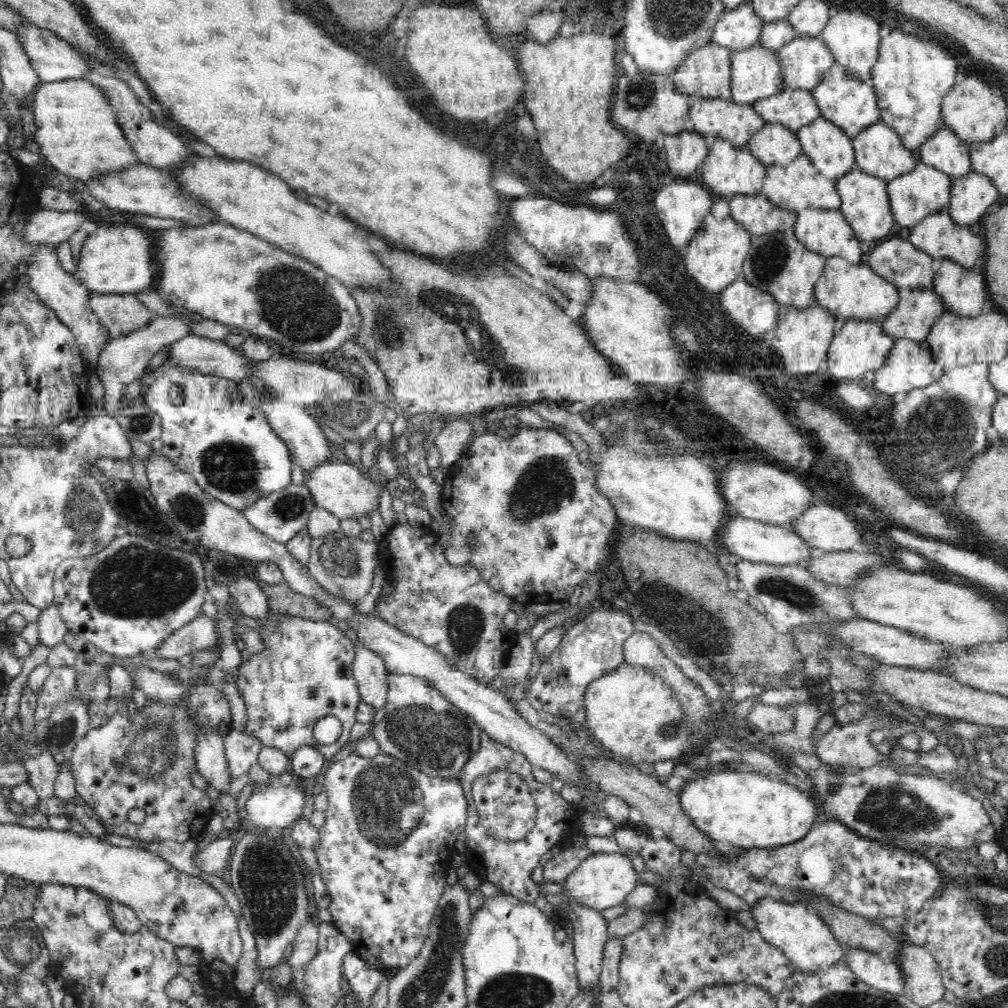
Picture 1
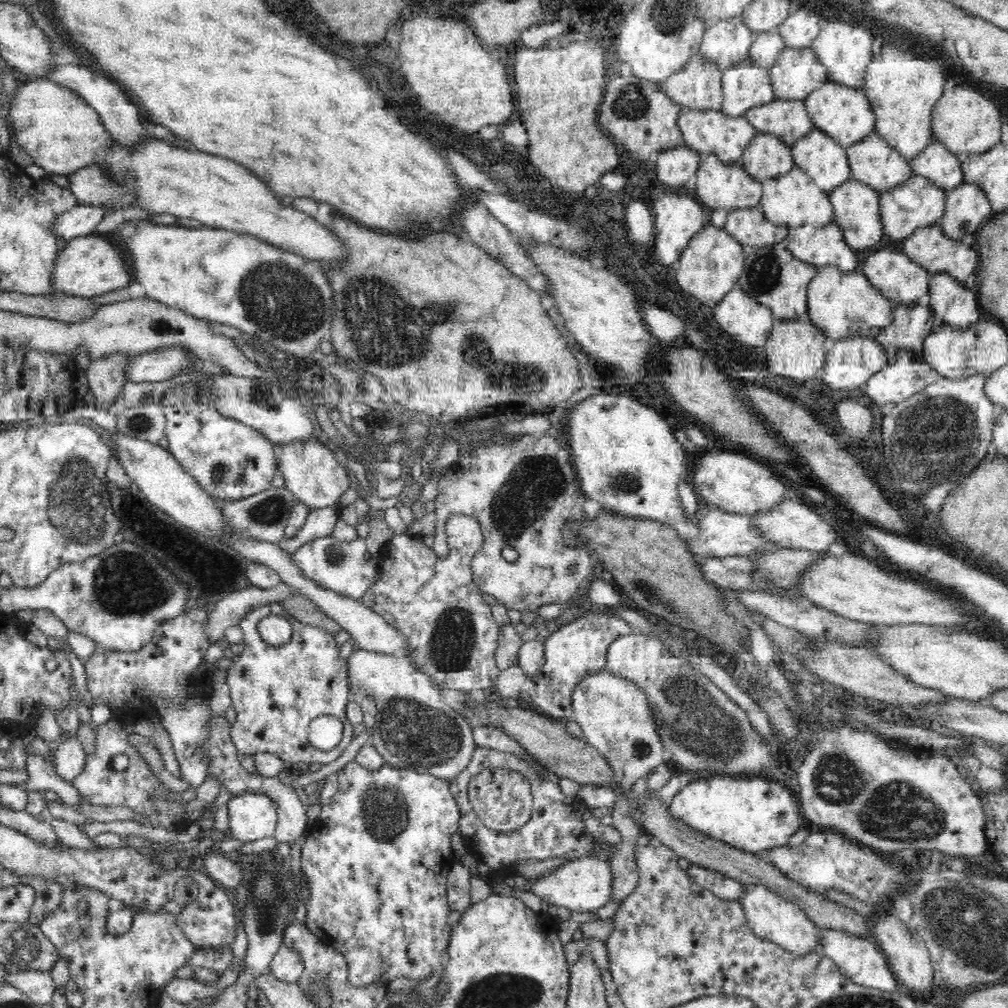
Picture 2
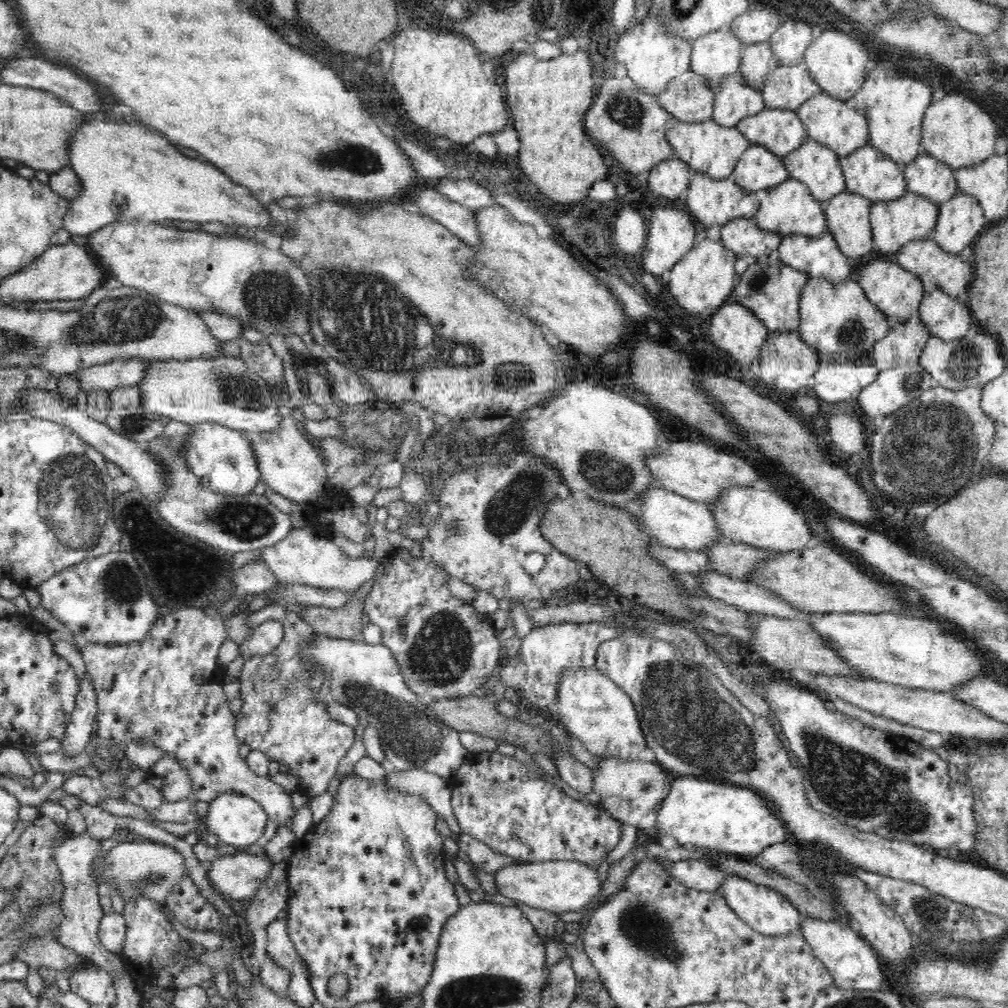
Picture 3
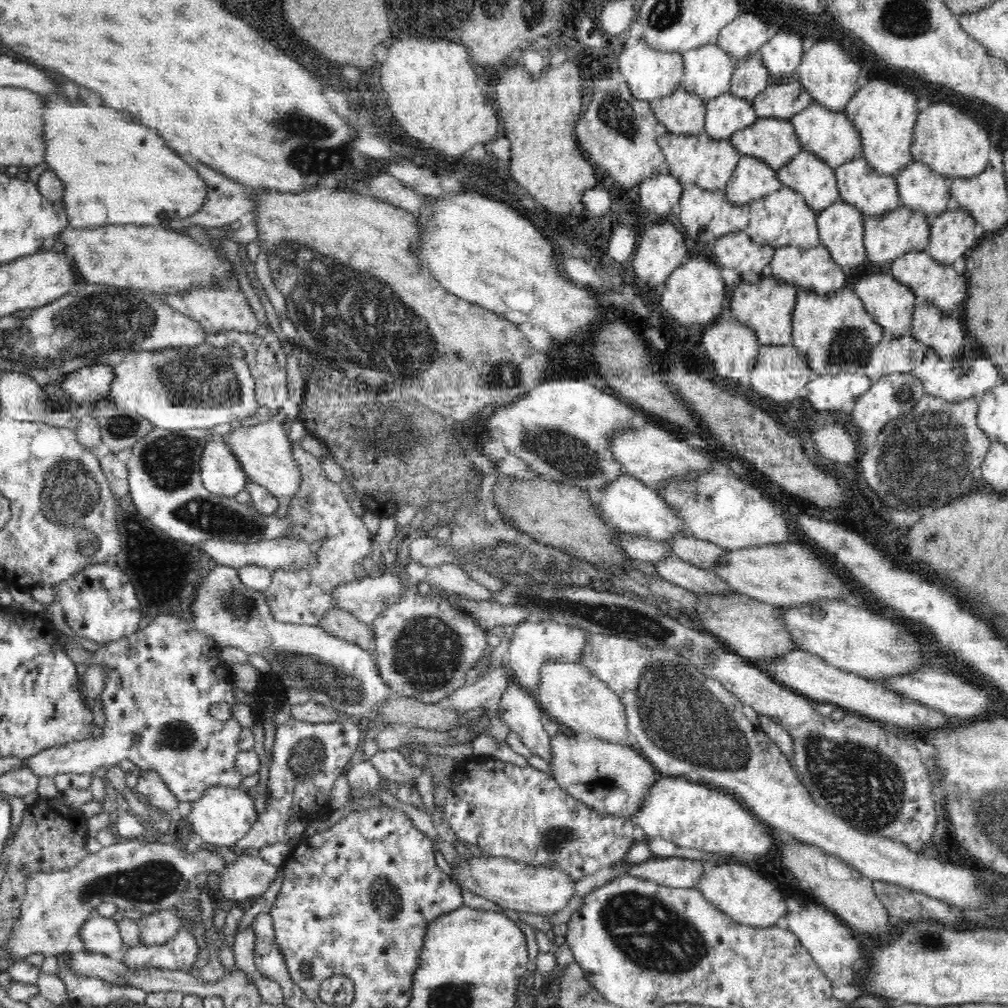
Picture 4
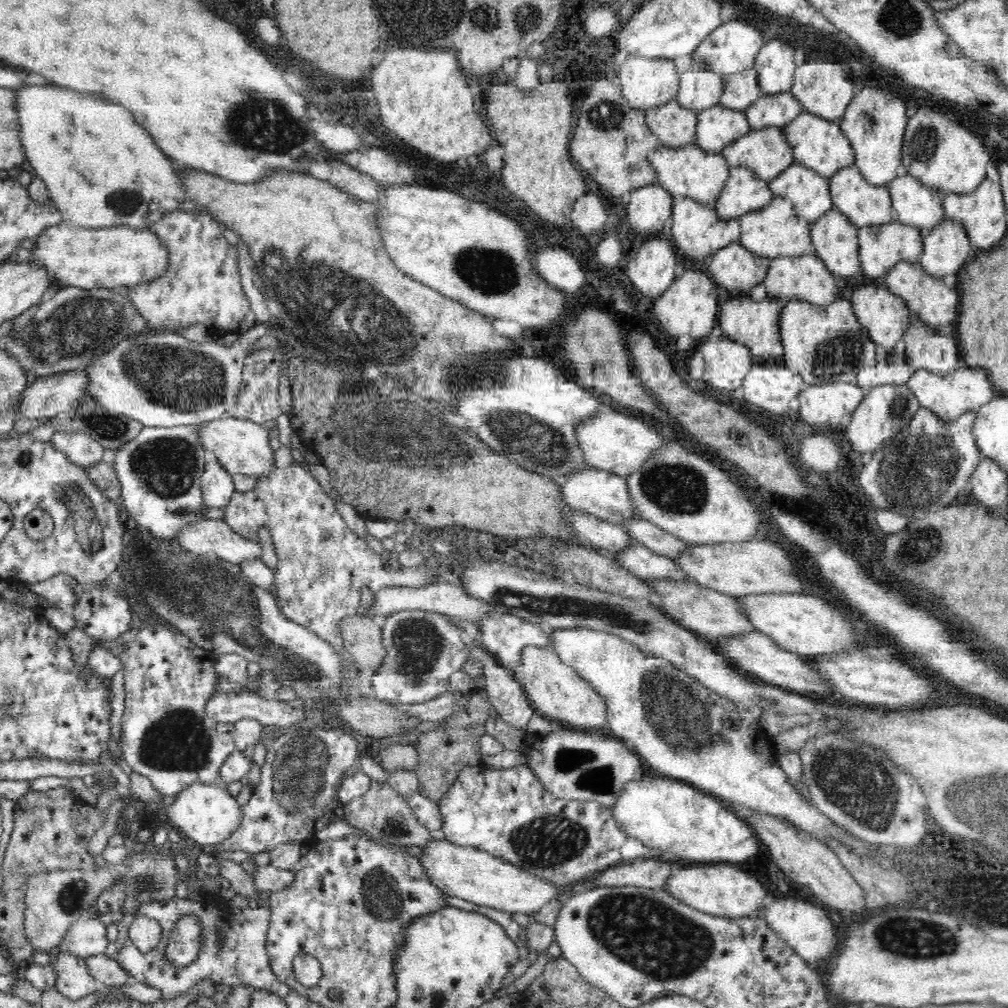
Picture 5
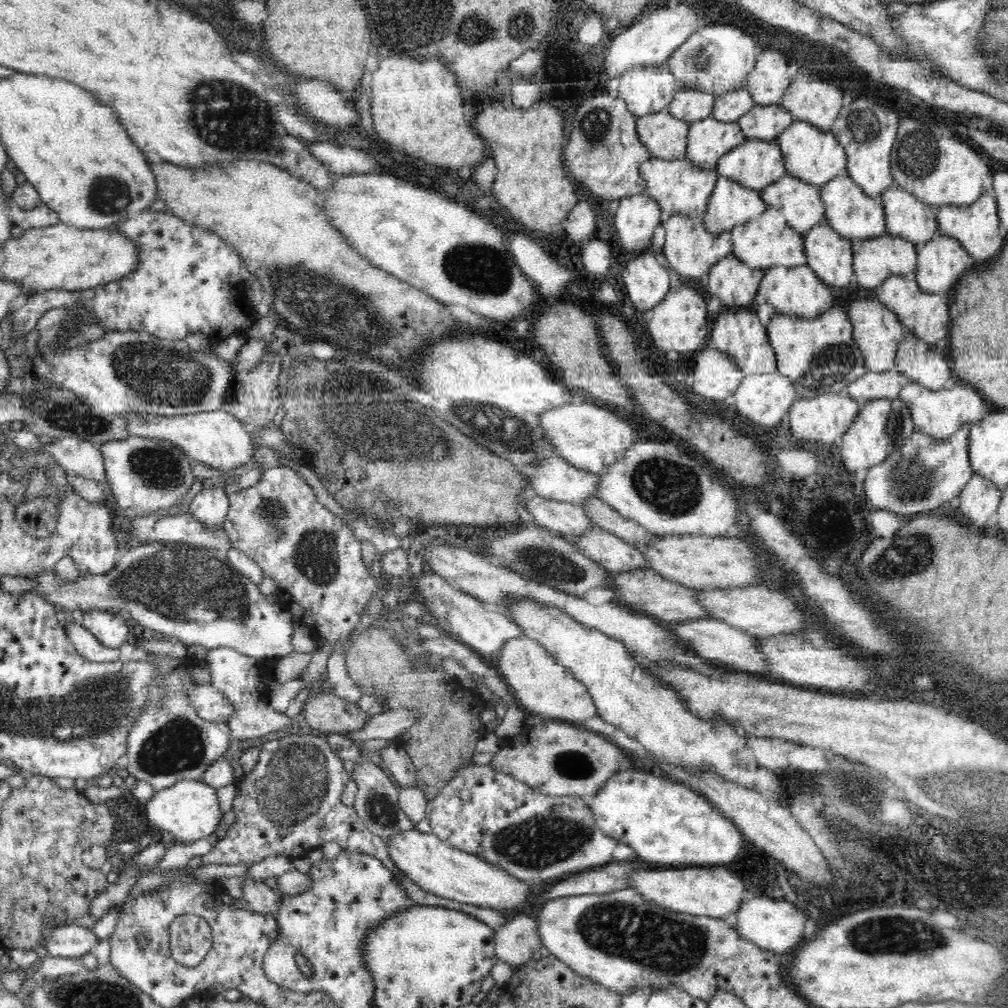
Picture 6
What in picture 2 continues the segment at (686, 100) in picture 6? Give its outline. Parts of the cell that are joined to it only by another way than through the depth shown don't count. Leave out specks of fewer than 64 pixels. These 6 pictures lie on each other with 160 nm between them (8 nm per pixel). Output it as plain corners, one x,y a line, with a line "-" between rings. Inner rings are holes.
741,14
716,20
706,28
700,53
726,70
748,57
754,36
755,32
746,25

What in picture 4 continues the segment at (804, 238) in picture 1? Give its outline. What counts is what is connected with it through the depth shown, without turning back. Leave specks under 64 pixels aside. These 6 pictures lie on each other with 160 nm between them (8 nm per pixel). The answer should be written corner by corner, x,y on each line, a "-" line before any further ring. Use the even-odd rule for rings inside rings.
818,244
812,248
801,248
801,246
775,248
770,266
774,277
796,283
802,289
812,289
816,293
838,292
845,287
846,274
844,274
843,266
836,263
831,249
824,244

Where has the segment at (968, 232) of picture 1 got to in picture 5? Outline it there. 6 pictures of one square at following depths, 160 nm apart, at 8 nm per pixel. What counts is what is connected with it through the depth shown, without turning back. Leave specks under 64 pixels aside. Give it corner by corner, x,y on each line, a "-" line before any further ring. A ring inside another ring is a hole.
920,260
900,261
895,264
885,275
885,284
888,289
900,297
904,297
906,305
912,316
918,316
926,321
932,329
948,329
952,320
956,320
958,314
958,302
960,302
959,287
948,288
944,283
944,277
930,275

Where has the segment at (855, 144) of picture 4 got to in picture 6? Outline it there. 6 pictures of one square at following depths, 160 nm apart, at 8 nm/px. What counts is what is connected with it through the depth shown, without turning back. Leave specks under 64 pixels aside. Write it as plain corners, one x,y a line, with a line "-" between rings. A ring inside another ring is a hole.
795,120
780,134
778,143
784,155
785,170
792,176
821,187
829,180
847,174
846,149
830,129
820,129
807,120

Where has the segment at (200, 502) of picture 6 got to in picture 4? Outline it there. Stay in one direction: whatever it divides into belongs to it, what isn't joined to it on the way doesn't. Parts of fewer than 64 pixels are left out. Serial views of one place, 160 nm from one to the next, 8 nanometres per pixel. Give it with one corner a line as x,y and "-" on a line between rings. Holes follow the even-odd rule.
214,436
204,445
199,473
203,485
214,496
236,496
246,489
249,480
242,461
224,436

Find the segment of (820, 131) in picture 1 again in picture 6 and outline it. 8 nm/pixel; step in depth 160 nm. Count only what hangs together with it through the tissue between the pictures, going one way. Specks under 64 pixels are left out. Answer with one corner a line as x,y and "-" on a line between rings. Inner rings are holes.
787,174
765,186
762,199
786,217
796,232
806,234
813,226
826,220
826,207
820,195
820,186

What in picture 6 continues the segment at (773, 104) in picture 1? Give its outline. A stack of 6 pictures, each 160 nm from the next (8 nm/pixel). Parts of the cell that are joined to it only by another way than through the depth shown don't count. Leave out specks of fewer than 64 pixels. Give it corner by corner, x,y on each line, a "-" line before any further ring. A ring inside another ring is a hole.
778,138
772,140
746,139
718,159
717,172
720,177
730,177
744,187
760,191
774,181
780,180
781,176
788,174
785,170
784,155
782,155

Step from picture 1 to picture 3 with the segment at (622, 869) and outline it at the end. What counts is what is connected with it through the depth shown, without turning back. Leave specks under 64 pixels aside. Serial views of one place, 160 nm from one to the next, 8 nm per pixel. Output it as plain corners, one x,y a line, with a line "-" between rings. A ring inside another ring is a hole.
545,861
504,866
494,873
498,894
556,915
586,908
602,890
596,867
576,861

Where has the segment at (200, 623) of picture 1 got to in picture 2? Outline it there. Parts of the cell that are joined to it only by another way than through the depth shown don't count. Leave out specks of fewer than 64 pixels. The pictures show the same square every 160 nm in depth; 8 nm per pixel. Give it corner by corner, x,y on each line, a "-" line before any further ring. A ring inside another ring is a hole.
282,582
270,589
249,586
245,590
231,593
216,603
212,612
208,614
203,629
204,635
210,645
219,644
227,640
224,634
226,629
238,626
253,609
260,608
264,604
279,603
284,598
296,595

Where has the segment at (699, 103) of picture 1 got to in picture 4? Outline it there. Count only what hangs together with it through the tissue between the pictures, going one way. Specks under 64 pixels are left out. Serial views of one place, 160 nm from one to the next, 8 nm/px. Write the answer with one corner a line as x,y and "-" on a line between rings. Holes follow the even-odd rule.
705,131
700,134
666,133
659,137
659,144
666,159
664,170
674,174
685,188
696,184
704,189
724,189
741,157
730,137
716,139

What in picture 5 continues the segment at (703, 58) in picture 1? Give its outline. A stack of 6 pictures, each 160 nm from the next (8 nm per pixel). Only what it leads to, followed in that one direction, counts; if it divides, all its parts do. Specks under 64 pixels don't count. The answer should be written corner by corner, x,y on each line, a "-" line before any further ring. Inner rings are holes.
676,98
667,104
648,108
647,126
664,146
686,146
696,142
699,112
680,105

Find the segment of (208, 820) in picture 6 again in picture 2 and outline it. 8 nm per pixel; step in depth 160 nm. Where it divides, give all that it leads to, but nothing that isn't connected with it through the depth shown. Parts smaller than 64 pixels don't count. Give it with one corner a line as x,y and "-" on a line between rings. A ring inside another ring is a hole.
268,793
232,796
227,802
232,837
243,842
274,837
278,803

